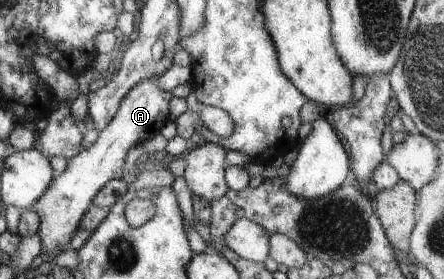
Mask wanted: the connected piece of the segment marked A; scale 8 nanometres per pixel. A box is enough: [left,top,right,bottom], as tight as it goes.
[28,77,172,263]

